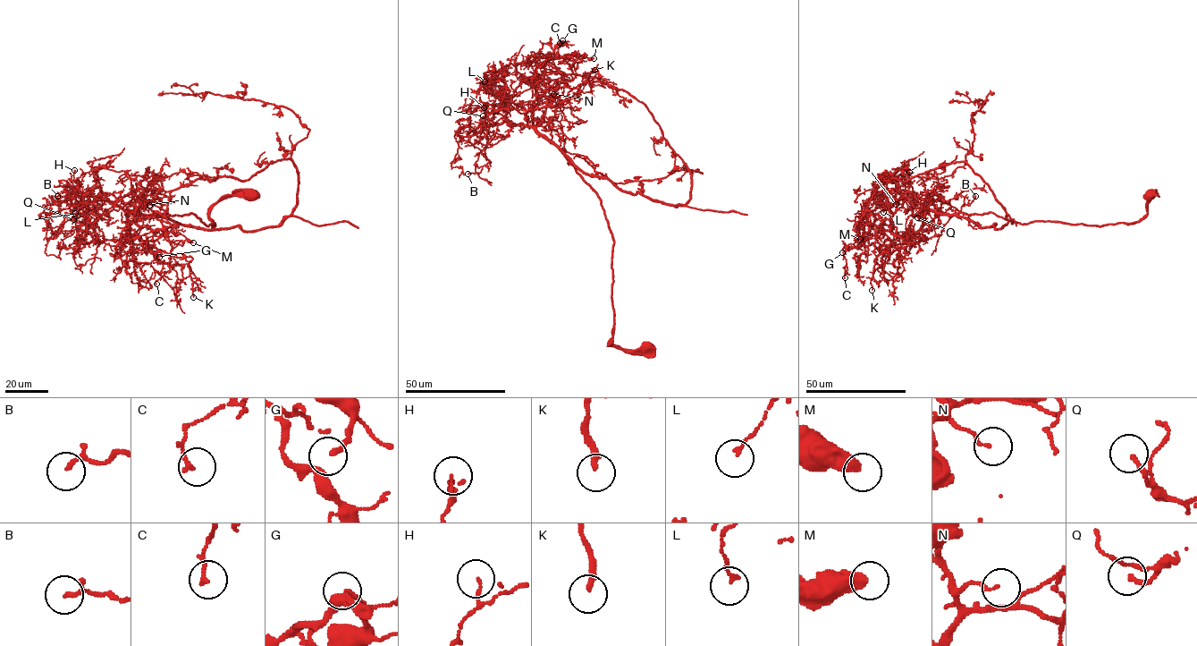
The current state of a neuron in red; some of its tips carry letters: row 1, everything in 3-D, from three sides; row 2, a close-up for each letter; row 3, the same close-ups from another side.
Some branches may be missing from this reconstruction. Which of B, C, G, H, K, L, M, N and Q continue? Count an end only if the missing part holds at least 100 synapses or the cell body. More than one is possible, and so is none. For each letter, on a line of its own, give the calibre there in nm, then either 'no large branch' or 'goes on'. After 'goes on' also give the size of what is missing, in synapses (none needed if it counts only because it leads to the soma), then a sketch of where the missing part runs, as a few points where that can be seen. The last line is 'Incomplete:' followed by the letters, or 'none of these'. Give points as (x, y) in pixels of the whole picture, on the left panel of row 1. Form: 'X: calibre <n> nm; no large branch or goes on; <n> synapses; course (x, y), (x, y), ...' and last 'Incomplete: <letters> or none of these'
B: calibre 140 nm; no large branch
C: calibre 120 nm; no large branch
G: calibre 200 nm; no large branch
H: calibre 70 nm; no large branch
K: calibre 240 nm; no large branch
L: calibre 150 nm; no large branch
M: calibre 480 nm; no large branch
N: calibre 100 nm; no large branch
Q: calibre 160 nm; no large branch
Incomplete: none of these

